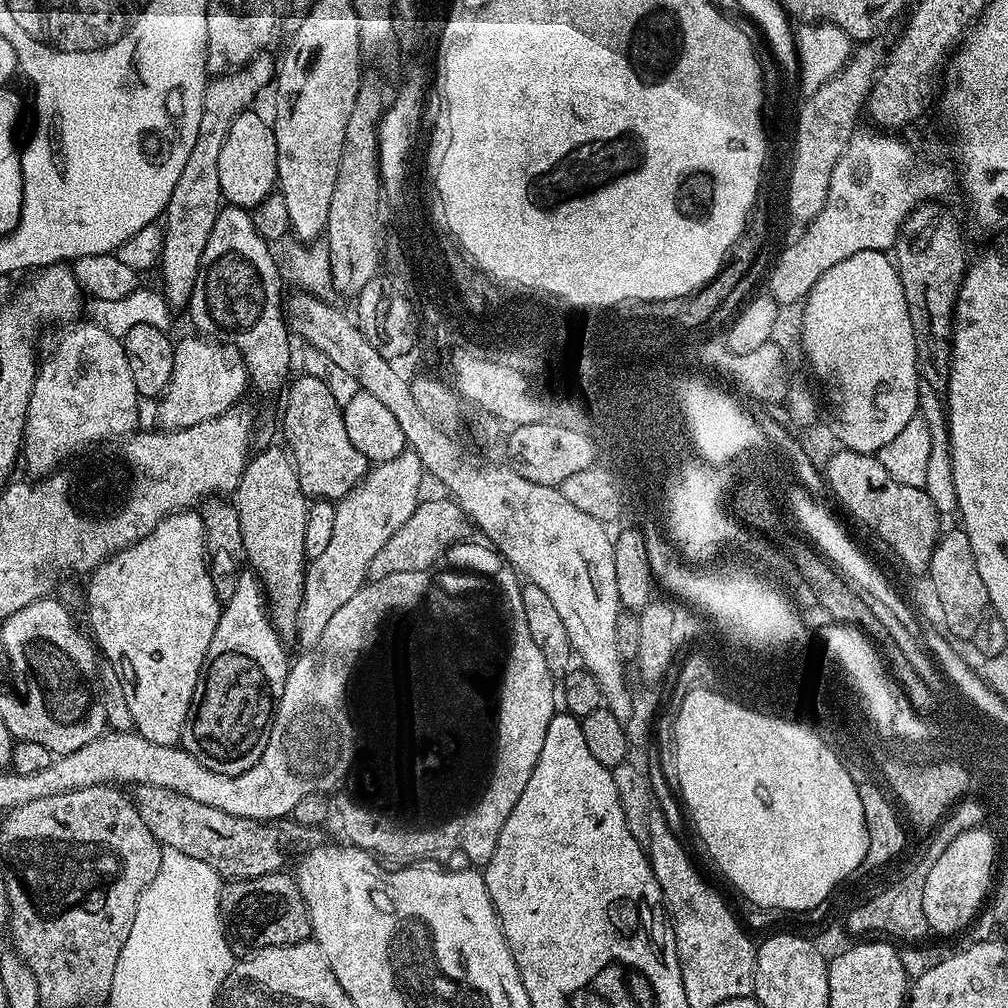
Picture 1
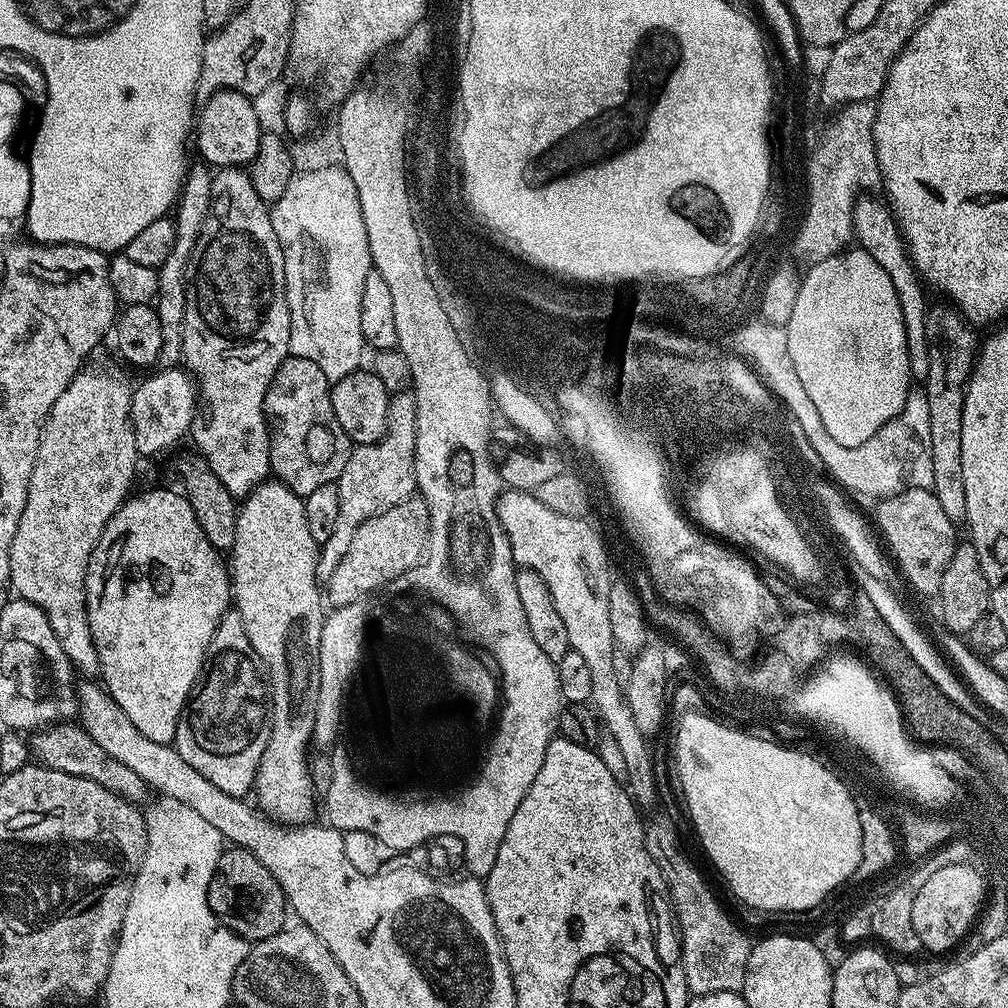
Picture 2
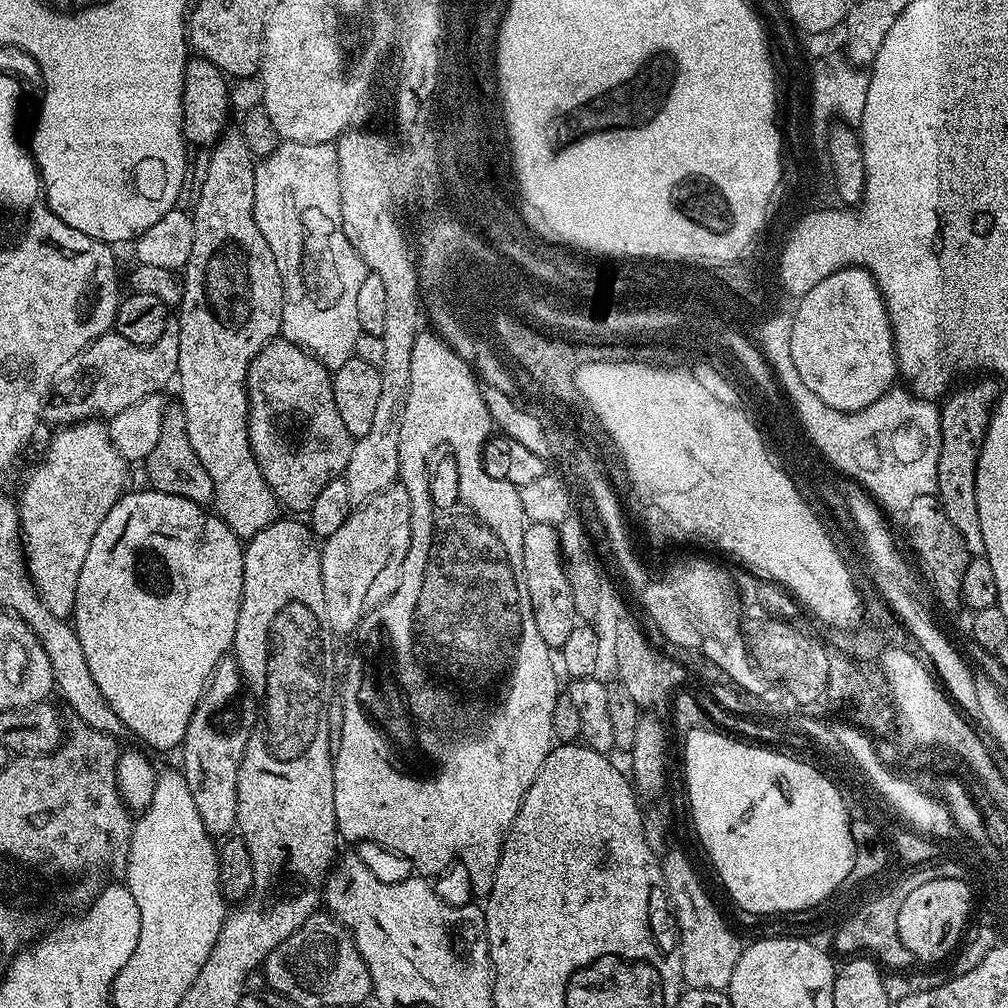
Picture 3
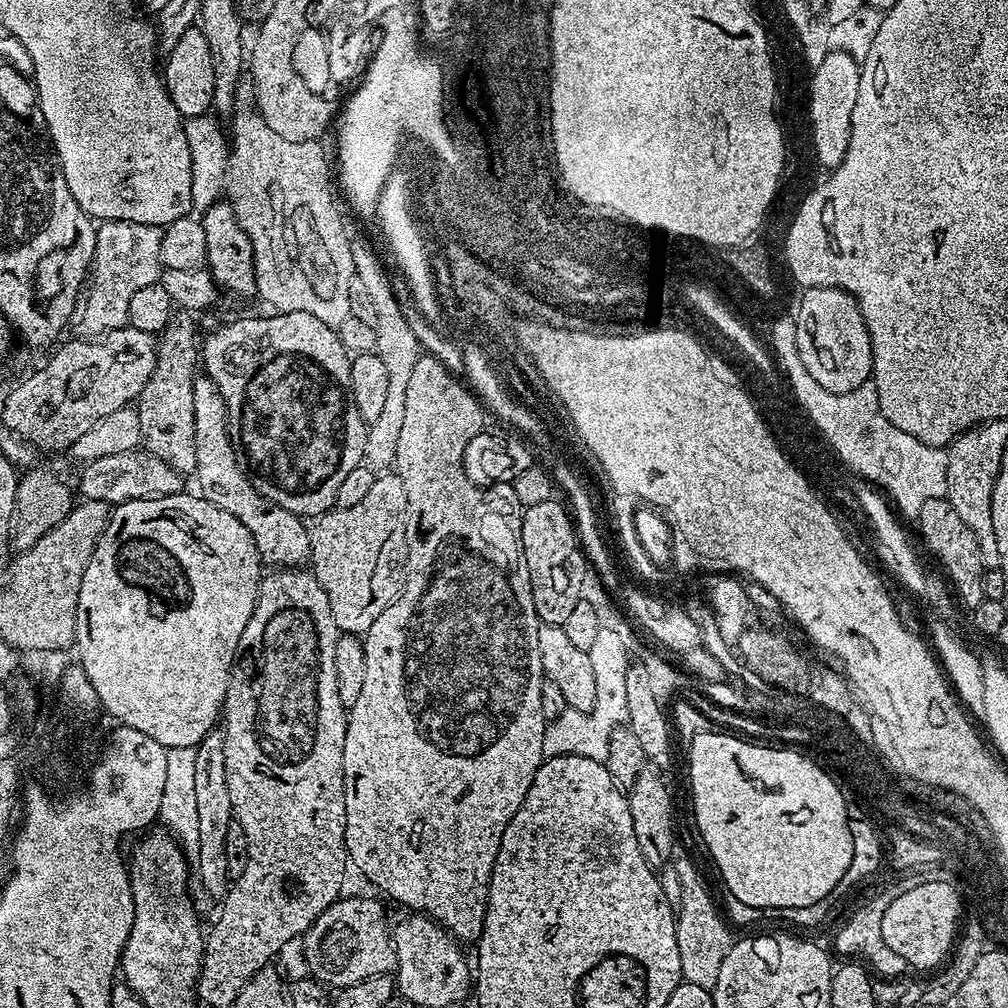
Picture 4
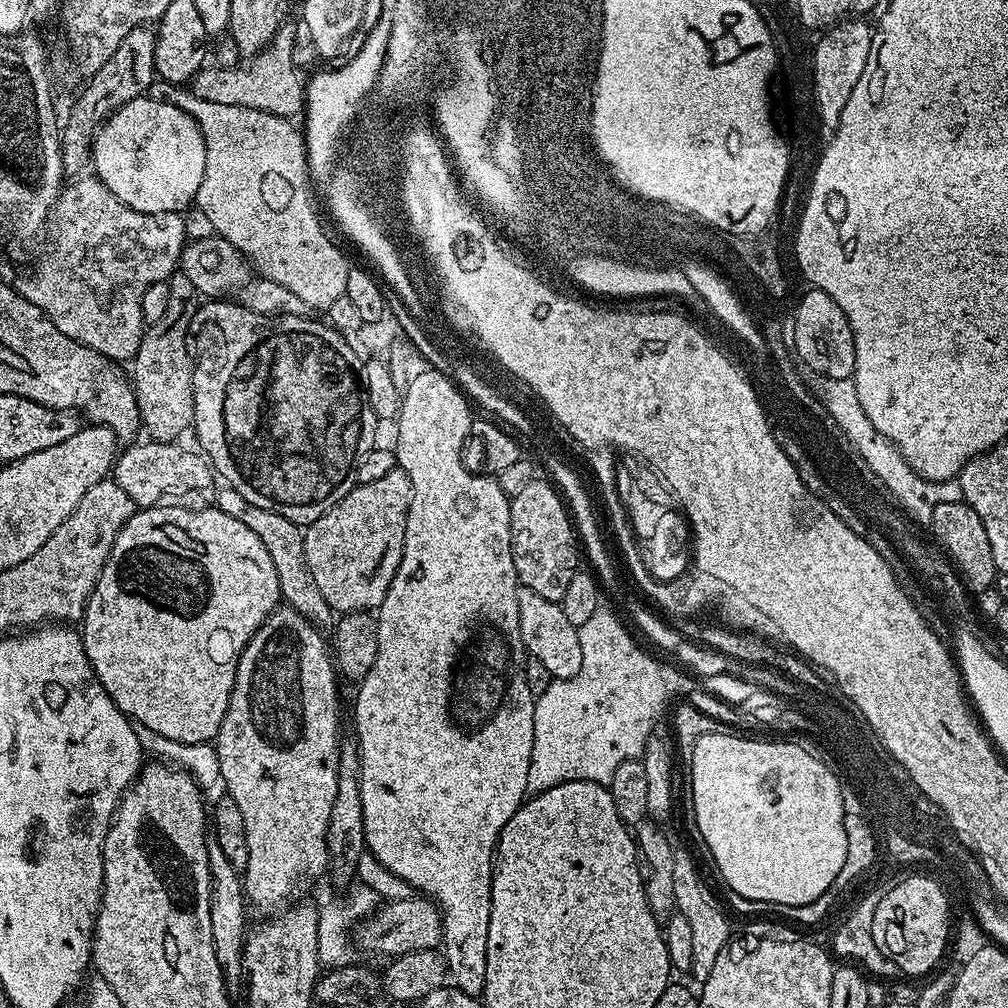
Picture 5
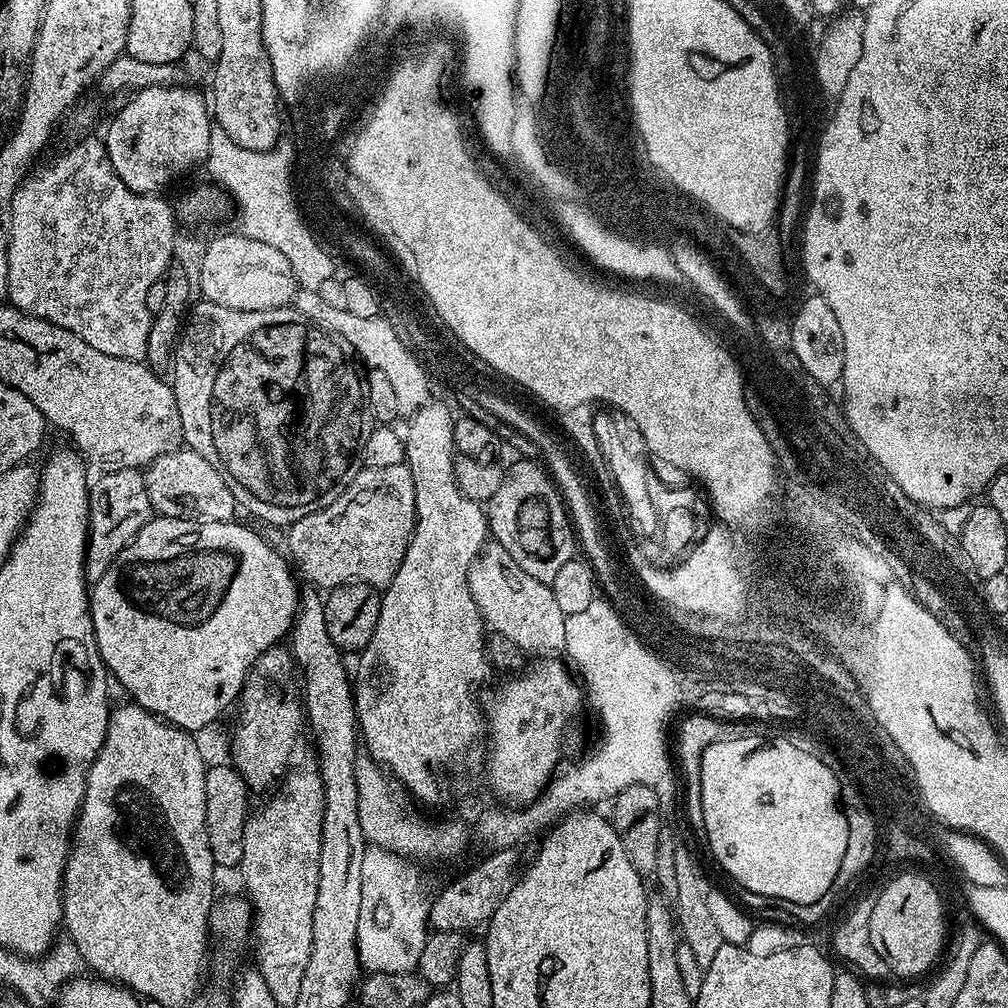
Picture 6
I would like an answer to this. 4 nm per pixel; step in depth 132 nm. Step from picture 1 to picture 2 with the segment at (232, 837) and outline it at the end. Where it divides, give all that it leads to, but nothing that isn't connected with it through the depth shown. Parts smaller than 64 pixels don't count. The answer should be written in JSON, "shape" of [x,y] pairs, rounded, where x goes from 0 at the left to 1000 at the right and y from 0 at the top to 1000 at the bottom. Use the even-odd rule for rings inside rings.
{"shape":[[[57,716],[47,722],[33,725],[30,730],[30,746],[35,757],[43,758],[45,762],[62,764],[62,768],[69,768],[77,772],[89,772],[97,776],[97,780],[105,780],[113,788],[117,788],[122,794],[127,794],[130,798],[142,799],[142,794],[149,790],[149,783],[146,778],[129,764],[129,760],[121,760],[117,752],[109,752],[89,728],[80,722],[75,716]]]}

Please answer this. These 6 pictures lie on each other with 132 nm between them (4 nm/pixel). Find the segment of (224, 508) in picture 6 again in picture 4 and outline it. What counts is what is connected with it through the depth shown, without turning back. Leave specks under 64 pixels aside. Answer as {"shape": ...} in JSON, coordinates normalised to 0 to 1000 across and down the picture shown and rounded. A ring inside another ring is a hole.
{"shape":[[[132,446],[121,450],[105,450],[95,456],[88,456],[82,461],[79,468],[78,491],[85,496],[102,496],[108,502],[124,500],[126,496],[148,496],[149,494],[165,494],[172,492],[174,488],[184,483],[184,473],[174,468],[165,458],[161,458],[156,452],[150,452],[146,446]]]}

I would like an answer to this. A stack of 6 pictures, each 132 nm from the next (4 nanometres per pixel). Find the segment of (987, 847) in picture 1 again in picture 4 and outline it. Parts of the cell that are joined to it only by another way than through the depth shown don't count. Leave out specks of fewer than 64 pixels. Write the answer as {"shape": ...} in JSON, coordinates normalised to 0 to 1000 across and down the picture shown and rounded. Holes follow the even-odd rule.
{"shape":[[[919,875],[907,879],[907,883],[890,894],[876,912],[875,921],[881,929],[881,936],[890,938],[902,961],[929,962],[941,951],[950,929],[948,920],[952,917],[952,889],[948,881],[947,876],[938,875]]]}

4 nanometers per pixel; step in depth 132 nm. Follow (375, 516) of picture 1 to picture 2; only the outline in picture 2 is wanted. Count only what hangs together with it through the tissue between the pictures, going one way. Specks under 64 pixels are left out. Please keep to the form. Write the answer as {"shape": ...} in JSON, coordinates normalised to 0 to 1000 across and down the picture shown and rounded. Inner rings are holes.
{"shape":[[[408,388],[394,389],[385,398],[385,422],[383,431],[375,438],[370,440],[354,440],[345,452],[343,462],[339,466],[337,475],[333,480],[335,486],[335,519],[323,534],[323,538],[317,541],[317,553],[313,563],[313,573],[318,577],[324,577],[335,565],[335,558],[339,558],[339,550],[347,544],[347,538],[359,518],[395,502],[400,496],[405,496],[413,488],[413,471],[411,470],[411,442],[413,441],[413,395]]]}

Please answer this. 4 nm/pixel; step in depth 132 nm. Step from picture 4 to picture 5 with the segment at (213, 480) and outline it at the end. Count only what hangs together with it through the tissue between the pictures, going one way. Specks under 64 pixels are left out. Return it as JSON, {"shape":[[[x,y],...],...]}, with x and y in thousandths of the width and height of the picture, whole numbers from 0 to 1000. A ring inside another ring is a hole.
{"shape":[[[222,482],[215,487],[213,503],[219,504],[228,514],[236,514],[240,522],[248,522],[252,530],[256,530],[256,538],[264,542],[264,550],[268,550],[268,558],[272,558],[272,569],[276,569],[278,594],[285,602],[296,605],[313,623],[325,625],[330,622],[331,608],[327,597],[319,593],[319,585],[312,578],[312,569],[308,569],[308,562],[304,562],[304,546],[299,521],[288,518],[288,514],[280,514],[280,510],[272,510],[272,506],[260,506],[260,502],[252,502],[252,498],[244,498],[236,486]]]}

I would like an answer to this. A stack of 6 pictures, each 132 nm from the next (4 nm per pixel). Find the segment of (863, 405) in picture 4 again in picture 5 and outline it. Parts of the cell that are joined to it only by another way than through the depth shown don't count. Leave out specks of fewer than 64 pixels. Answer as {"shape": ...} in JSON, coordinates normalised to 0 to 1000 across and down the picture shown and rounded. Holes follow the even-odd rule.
{"shape":[[[803,372],[800,380],[810,388],[814,388],[816,401],[822,408],[822,413],[834,425],[837,433],[845,440],[845,444],[857,456],[859,462],[870,472],[872,479],[876,481],[876,487],[881,492],[897,496],[897,500],[904,504],[912,513],[921,513],[925,504],[931,506],[931,502],[938,498],[950,499],[955,497],[954,482],[951,475],[946,476],[920,476],[908,468],[895,454],[891,445],[880,437],[871,427],[867,427],[867,419],[859,415],[859,407],[849,394],[849,384],[844,375],[819,375],[818,373]]]}

